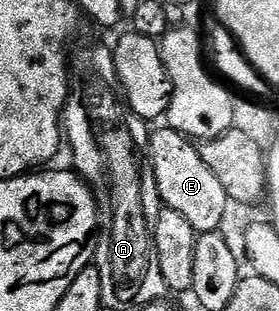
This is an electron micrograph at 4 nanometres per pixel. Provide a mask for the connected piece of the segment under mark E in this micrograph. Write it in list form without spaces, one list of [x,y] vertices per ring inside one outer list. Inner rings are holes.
[[[162,127],[156,132],[154,129],[147,141],[147,153],[153,166],[160,201],[170,211],[181,214],[181,218],[193,226],[196,234],[220,231],[229,207],[225,186],[221,186],[217,174],[213,174],[213,170],[201,162],[198,147],[188,137],[182,136],[173,127]]]

